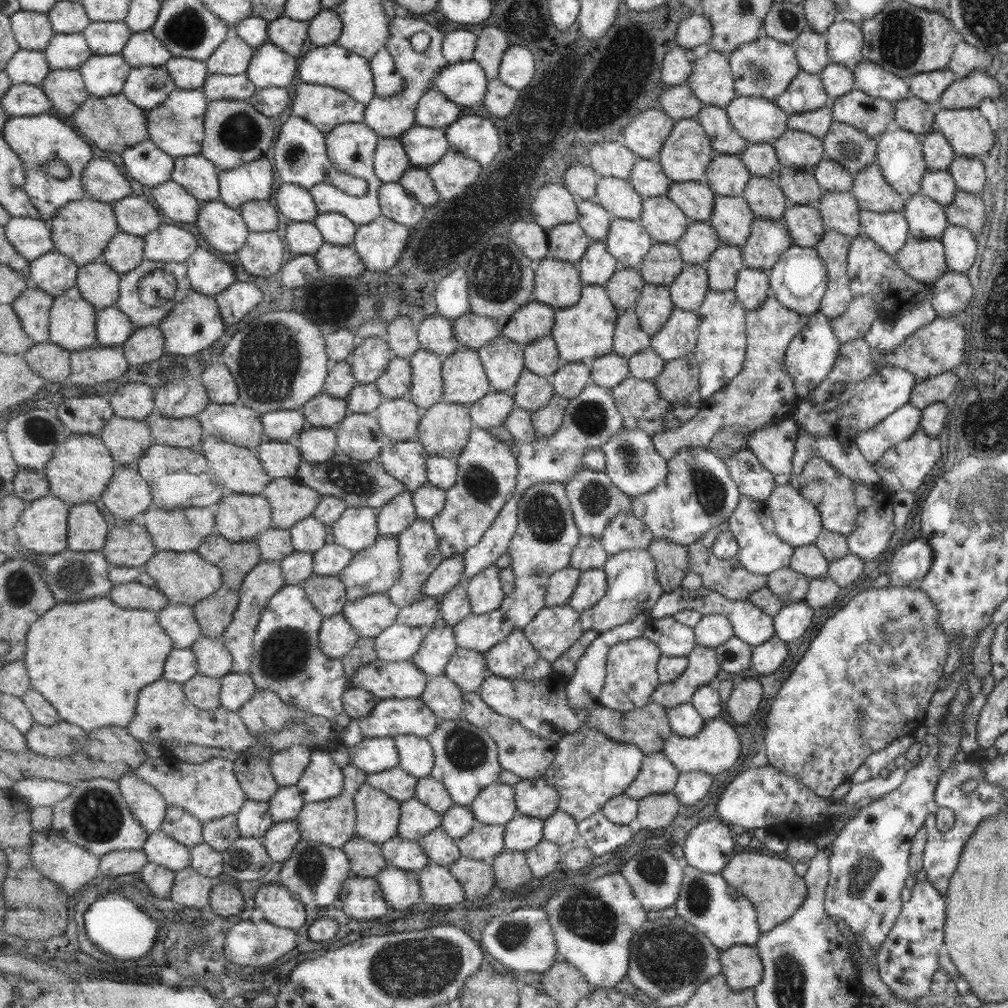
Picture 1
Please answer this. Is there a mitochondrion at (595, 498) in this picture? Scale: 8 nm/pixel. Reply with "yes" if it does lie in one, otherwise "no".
yes

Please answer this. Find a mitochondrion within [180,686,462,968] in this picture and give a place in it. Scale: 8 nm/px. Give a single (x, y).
(310, 866)

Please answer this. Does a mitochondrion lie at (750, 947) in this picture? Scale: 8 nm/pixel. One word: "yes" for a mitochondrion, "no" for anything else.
no

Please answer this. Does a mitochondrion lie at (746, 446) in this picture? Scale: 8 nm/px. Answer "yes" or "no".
no

